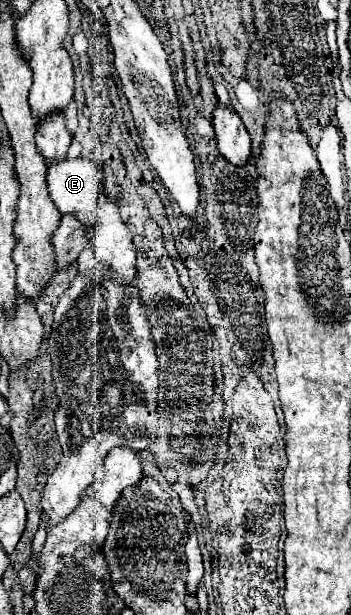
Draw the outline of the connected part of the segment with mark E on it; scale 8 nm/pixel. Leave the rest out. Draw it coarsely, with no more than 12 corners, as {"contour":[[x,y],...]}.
{"contour":[[87,158],[47,170],[49,198],[85,226],[91,240],[99,198]]}

